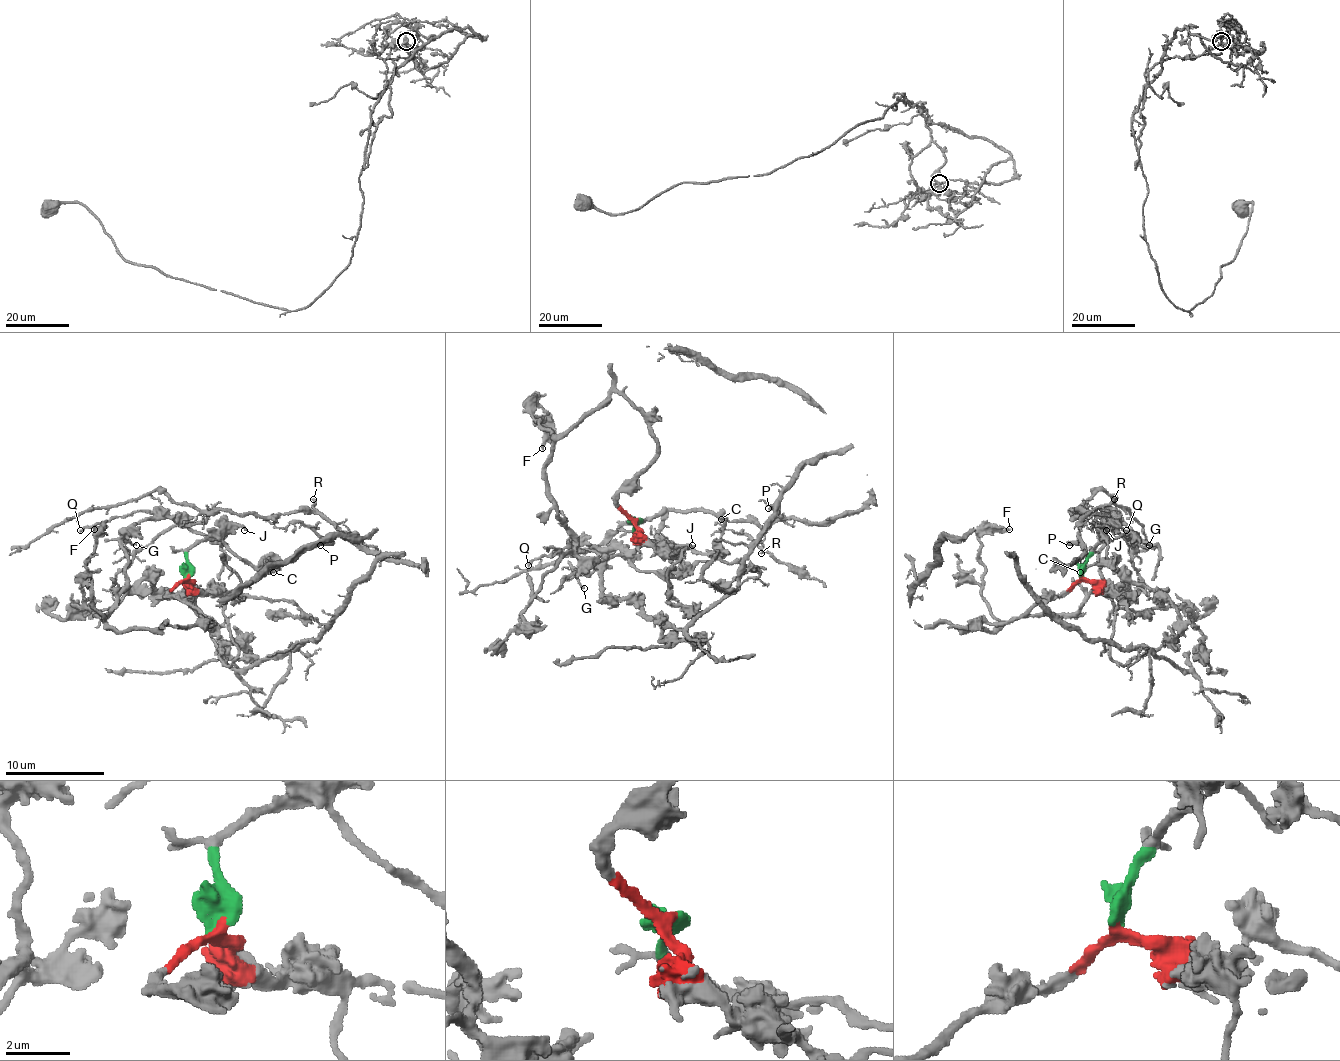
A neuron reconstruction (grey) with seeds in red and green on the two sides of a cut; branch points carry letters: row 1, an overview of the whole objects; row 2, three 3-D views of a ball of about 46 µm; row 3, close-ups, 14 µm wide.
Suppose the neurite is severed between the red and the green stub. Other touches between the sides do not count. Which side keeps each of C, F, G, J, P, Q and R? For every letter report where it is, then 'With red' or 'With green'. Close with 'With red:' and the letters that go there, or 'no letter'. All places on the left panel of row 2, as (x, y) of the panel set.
C: Place: (273, 572). With green
F: Place: (94, 529). With red
G: Place: (136, 545). With red
J: Place: (244, 530). With green
P: Place: (320, 545). With red
Q: Place: (80, 530). With red
R: Place: (313, 499). With red
With red: F, G, P, Q, R

